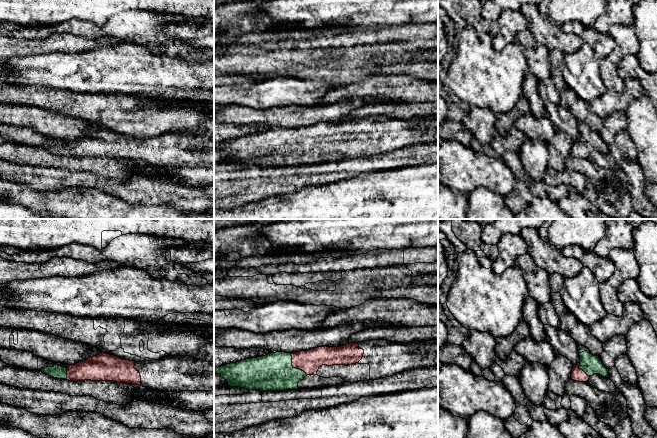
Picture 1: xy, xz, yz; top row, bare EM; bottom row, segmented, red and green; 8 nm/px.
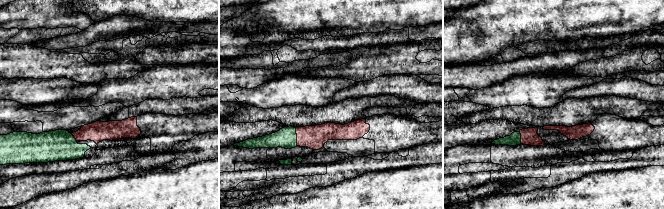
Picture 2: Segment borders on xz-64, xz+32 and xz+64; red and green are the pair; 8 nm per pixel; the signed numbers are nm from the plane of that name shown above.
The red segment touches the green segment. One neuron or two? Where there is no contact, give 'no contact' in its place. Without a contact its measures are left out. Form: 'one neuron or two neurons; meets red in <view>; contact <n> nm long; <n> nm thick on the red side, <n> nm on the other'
one neuron; meets red in xz; contact 220 nm long; 180 nm thick on the red side, 300 nm on the other

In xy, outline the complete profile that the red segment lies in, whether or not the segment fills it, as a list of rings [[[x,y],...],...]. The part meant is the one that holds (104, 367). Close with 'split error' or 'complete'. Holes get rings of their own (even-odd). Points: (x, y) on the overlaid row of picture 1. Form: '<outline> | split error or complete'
[[[102,352],[75,365],[54,365],[40,371],[57,379],[113,381],[164,392],[214,390],[214,362],[190,356],[135,362]]] | split error

